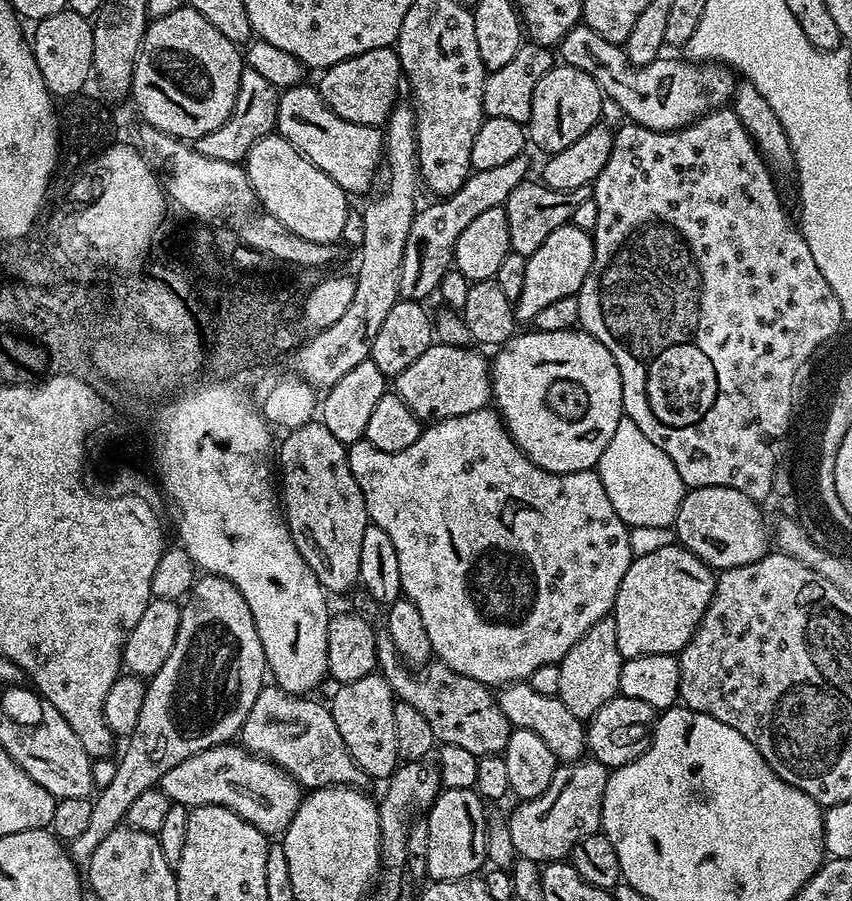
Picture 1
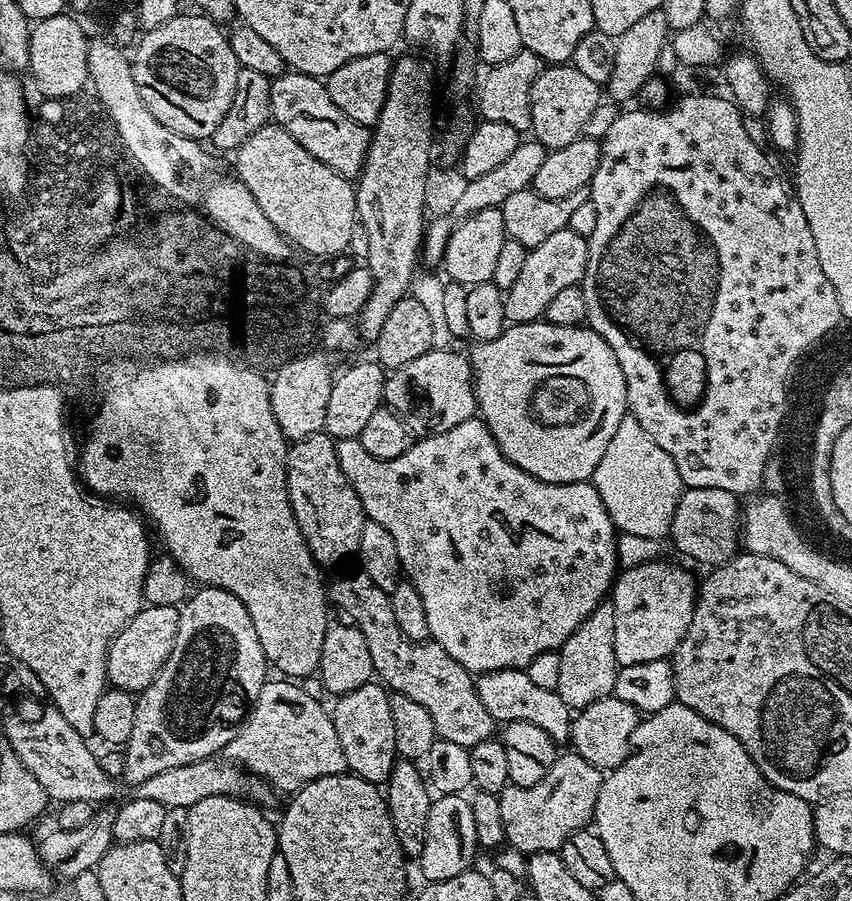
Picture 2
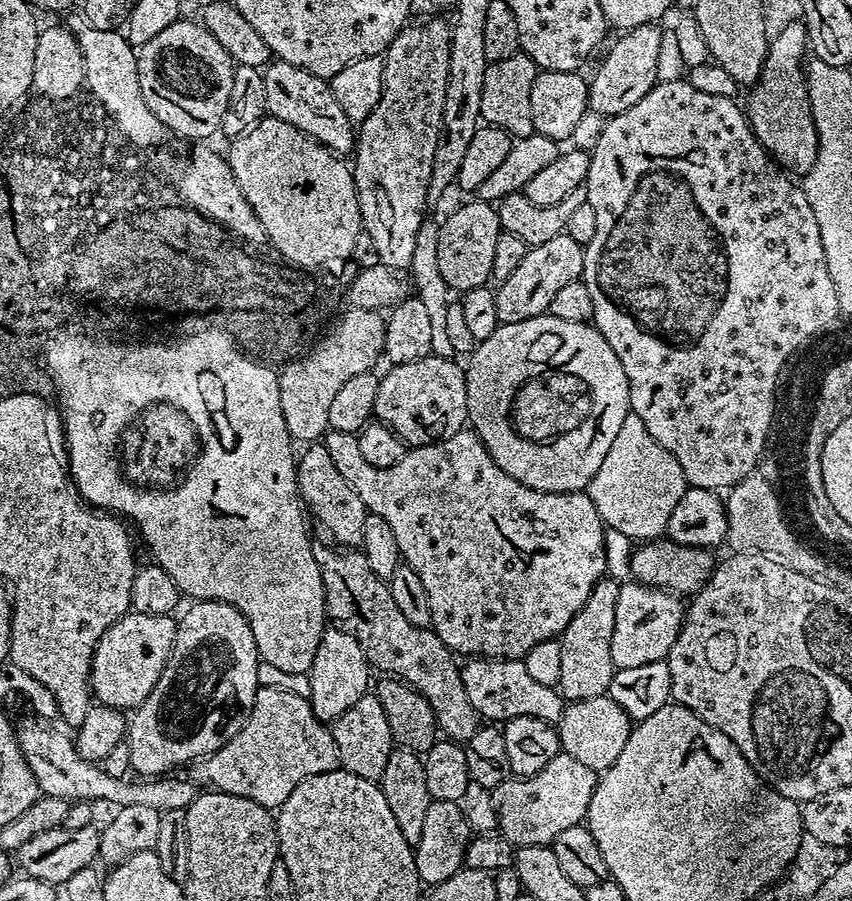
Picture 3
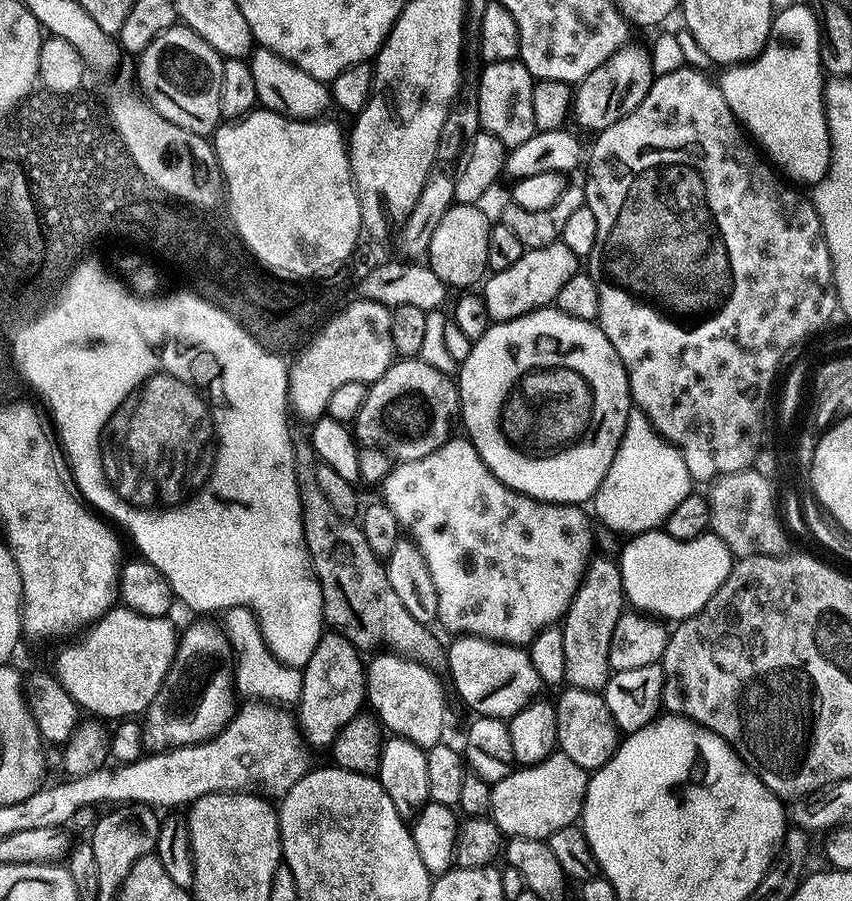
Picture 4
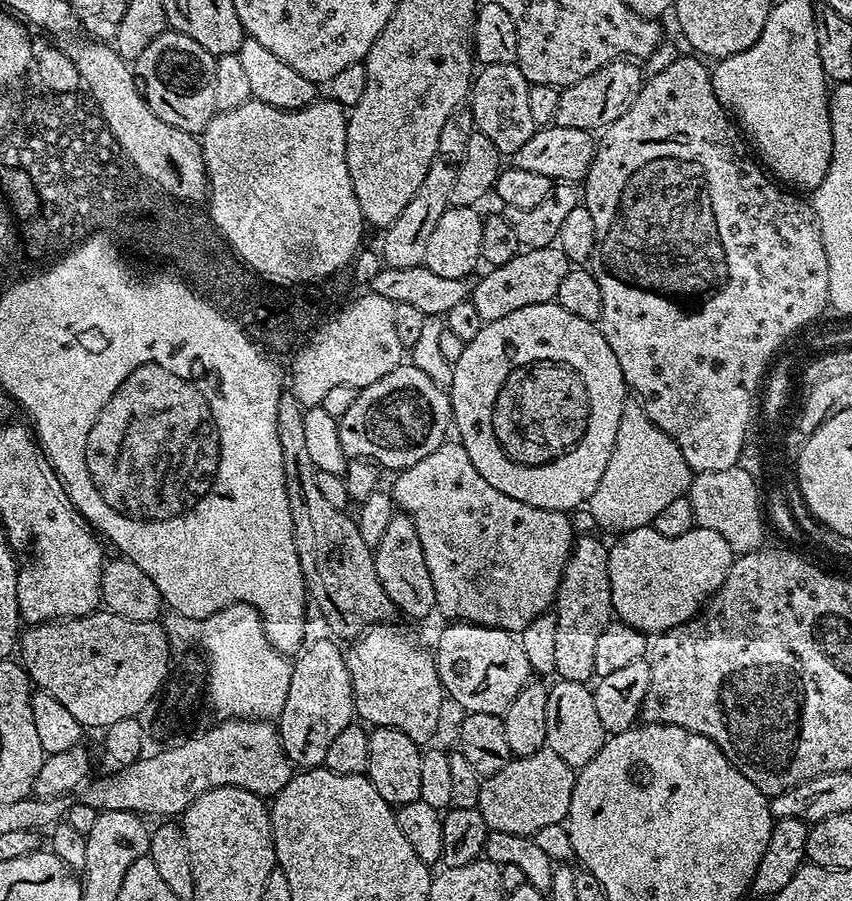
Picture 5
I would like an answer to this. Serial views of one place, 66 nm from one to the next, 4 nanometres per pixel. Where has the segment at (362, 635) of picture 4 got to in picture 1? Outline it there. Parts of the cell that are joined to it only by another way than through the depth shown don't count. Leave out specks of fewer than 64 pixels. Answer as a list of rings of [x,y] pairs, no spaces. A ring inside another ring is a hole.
[[[387,634],[376,637],[376,662],[380,675],[390,682],[397,701],[414,706],[414,710],[426,718],[440,744],[462,746],[462,750],[470,750],[470,754],[478,758],[503,753],[514,729],[506,714],[502,714],[500,701],[489,685],[479,684],[474,678],[466,678],[466,674],[458,674],[439,662],[429,662],[413,671],[397,656],[394,642]]]

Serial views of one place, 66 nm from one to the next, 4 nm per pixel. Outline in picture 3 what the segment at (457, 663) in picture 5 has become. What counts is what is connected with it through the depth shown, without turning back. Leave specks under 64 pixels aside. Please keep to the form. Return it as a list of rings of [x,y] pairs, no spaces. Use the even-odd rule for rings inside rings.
[[[472,658],[463,665],[460,677],[466,686],[466,694],[474,710],[485,721],[503,722],[510,718],[533,716],[556,722],[564,713],[566,703],[564,697],[556,688],[542,686],[542,682],[537,682],[526,671],[523,659]]]

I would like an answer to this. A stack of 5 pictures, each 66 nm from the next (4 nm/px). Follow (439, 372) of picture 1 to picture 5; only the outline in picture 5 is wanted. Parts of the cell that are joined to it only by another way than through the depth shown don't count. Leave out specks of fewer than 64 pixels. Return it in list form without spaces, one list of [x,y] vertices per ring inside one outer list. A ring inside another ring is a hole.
[[[401,362],[378,382],[359,389],[354,406],[338,420],[344,455],[371,460],[384,470],[403,470],[422,462],[426,454],[434,454],[446,442],[444,435],[454,424],[451,395],[440,388],[441,381],[410,362]]]

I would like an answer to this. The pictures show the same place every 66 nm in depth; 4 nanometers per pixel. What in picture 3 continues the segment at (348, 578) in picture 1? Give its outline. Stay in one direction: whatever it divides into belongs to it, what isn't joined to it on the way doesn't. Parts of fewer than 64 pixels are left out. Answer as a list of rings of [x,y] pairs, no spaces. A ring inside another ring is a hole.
[[[312,442],[305,448],[308,449],[299,453],[296,462],[296,485],[303,507],[310,513],[313,521],[316,519],[333,536],[331,539],[337,545],[348,550],[355,549],[362,542],[362,529],[366,527],[366,518],[370,513],[362,498],[358,498],[354,490],[350,490],[346,478],[338,474],[326,446],[322,442]]]

